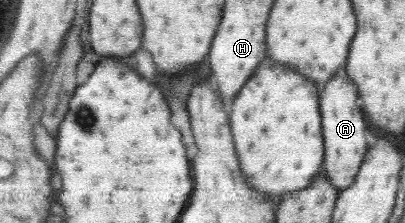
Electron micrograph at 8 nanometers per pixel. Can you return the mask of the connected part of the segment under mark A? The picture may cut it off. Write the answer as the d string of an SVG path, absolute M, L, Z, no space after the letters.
M343 68L335 72L318 98L325 145L321 169L327 174L325 177L331 182L330 184L339 192L354 184L359 166L363 164L365 153L370 148L371 133L358 100L357 86L349 80L346 69L343 70Z

